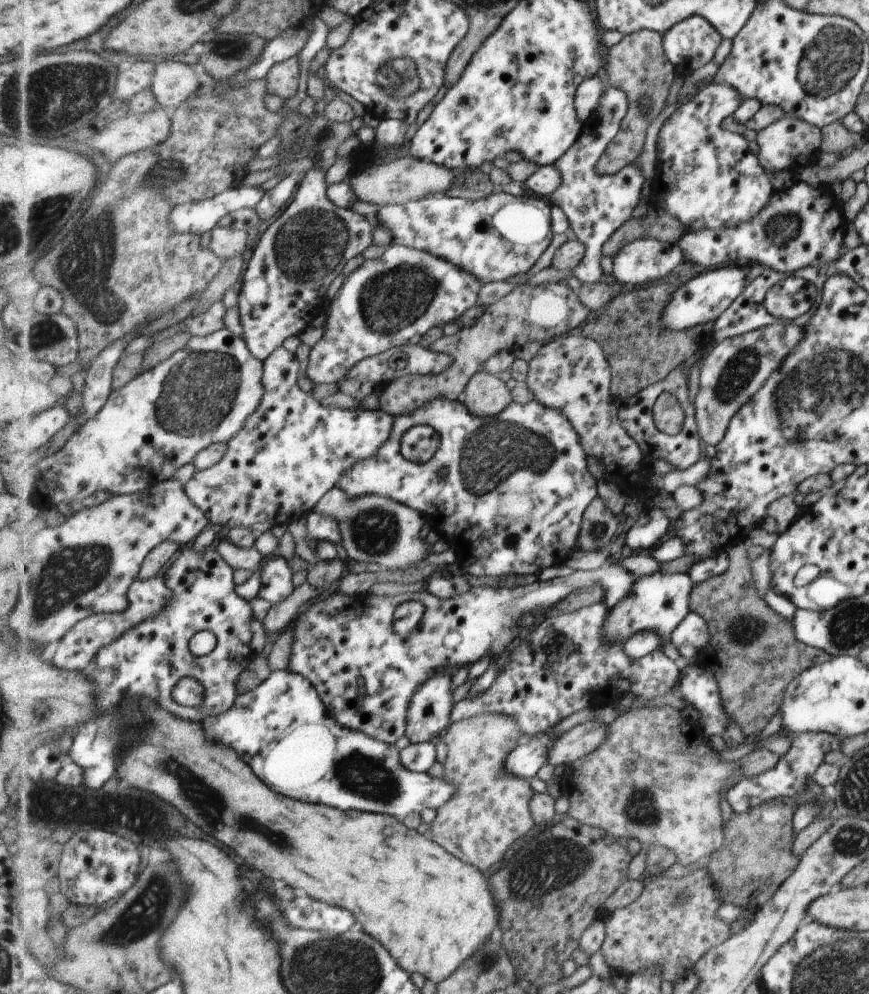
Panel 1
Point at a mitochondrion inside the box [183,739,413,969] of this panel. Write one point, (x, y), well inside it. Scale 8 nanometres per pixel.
(366, 777)

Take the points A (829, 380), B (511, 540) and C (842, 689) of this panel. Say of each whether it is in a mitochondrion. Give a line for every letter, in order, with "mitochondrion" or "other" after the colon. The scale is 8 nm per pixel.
A: mitochondrion
B: other
C: other

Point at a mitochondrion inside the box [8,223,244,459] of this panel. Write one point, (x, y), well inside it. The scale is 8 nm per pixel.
(48, 335)

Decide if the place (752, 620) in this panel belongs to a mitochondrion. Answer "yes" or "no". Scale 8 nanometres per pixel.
yes

